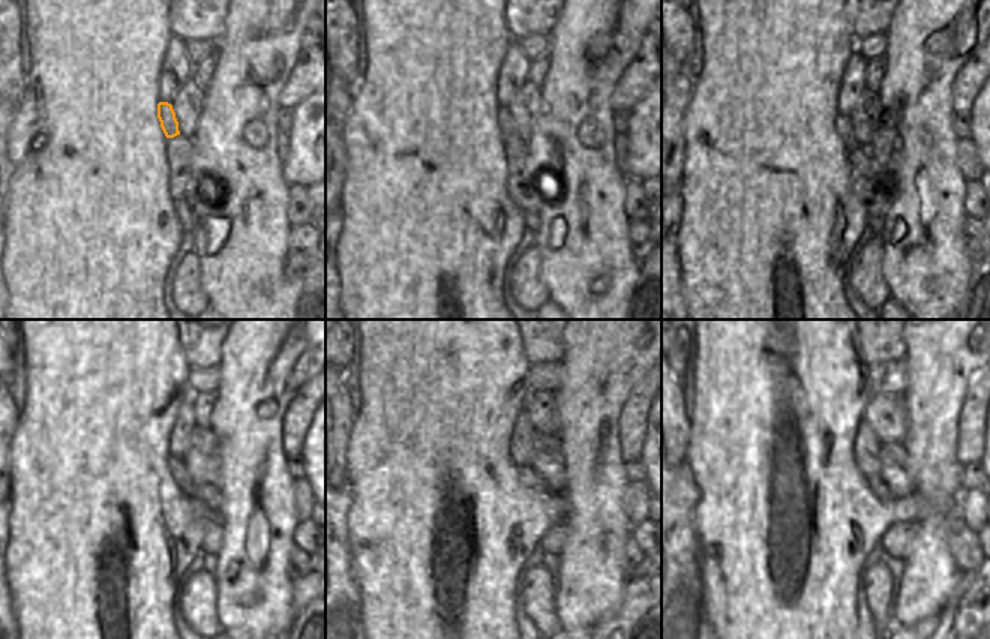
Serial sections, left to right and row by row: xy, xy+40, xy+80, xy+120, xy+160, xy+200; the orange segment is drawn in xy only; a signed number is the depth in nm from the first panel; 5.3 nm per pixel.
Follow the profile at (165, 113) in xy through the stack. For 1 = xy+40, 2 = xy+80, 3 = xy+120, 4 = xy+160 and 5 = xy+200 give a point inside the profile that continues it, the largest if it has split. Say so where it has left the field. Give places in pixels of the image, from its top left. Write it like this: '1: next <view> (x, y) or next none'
1: next xy+40 (504, 119)
2: next xy+80 (843, 126)
3: next xy+120 (177, 468)
4: next xy+160 (530, 479)
5: next xy+200 (876, 485)

